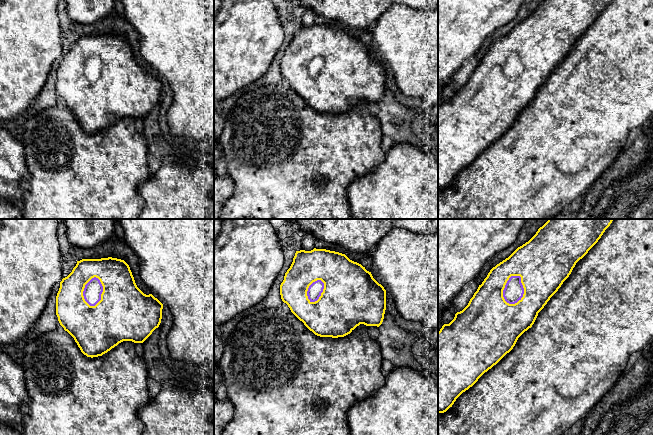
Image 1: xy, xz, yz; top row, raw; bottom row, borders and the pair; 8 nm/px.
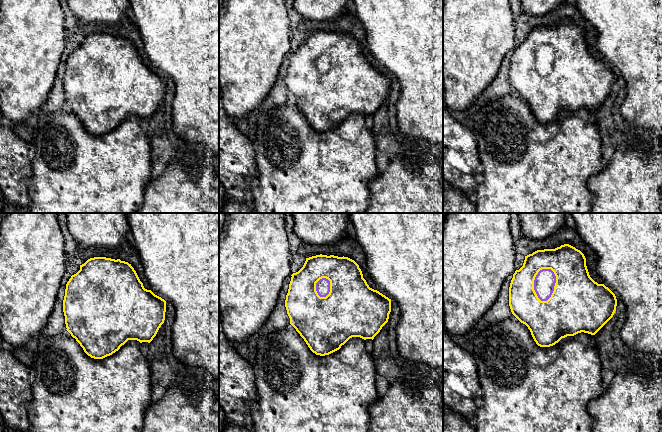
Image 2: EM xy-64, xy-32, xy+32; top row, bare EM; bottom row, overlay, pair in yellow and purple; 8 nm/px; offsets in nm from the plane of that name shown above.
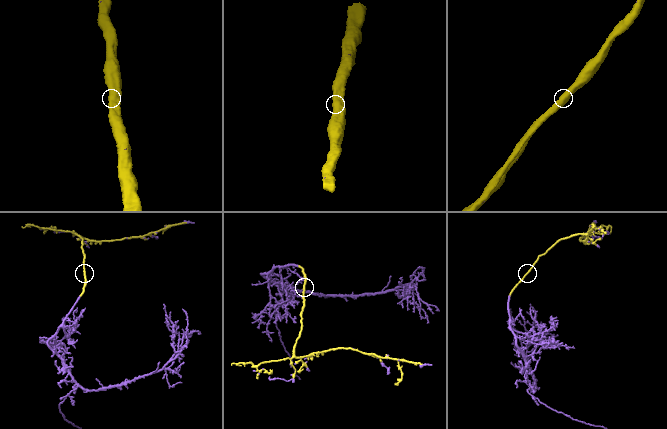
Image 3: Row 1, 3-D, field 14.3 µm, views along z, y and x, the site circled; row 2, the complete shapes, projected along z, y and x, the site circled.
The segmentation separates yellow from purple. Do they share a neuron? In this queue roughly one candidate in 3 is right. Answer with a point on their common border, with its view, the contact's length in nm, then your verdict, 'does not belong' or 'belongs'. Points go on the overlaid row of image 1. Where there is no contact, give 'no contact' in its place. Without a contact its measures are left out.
yz (524, 292) | 260 nm | belongs

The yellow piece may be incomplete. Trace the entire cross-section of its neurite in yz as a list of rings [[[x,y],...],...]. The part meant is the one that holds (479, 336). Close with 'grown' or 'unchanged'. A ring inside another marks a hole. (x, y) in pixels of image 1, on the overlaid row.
[[[548,219],[528,242],[490,270],[468,305],[438,332],[438,414],[452,407],[463,392],[513,349],[518,338],[532,327],[538,313],[569,277],[576,263],[598,242],[612,221]]] | grown

